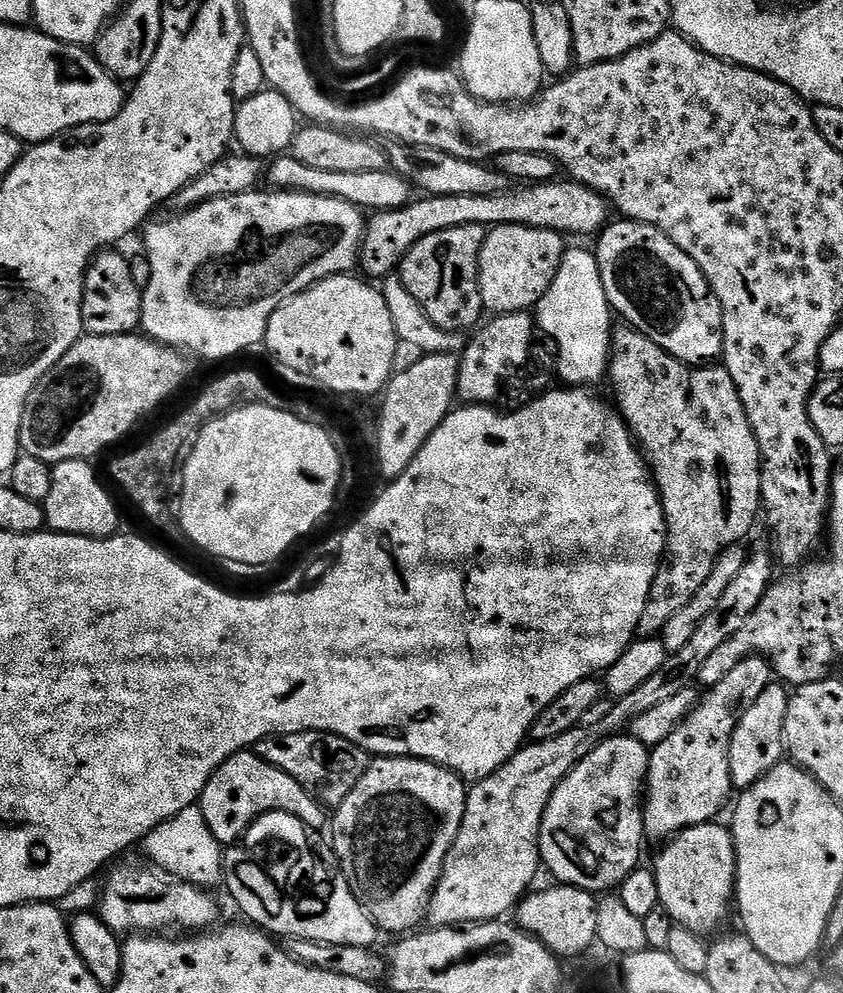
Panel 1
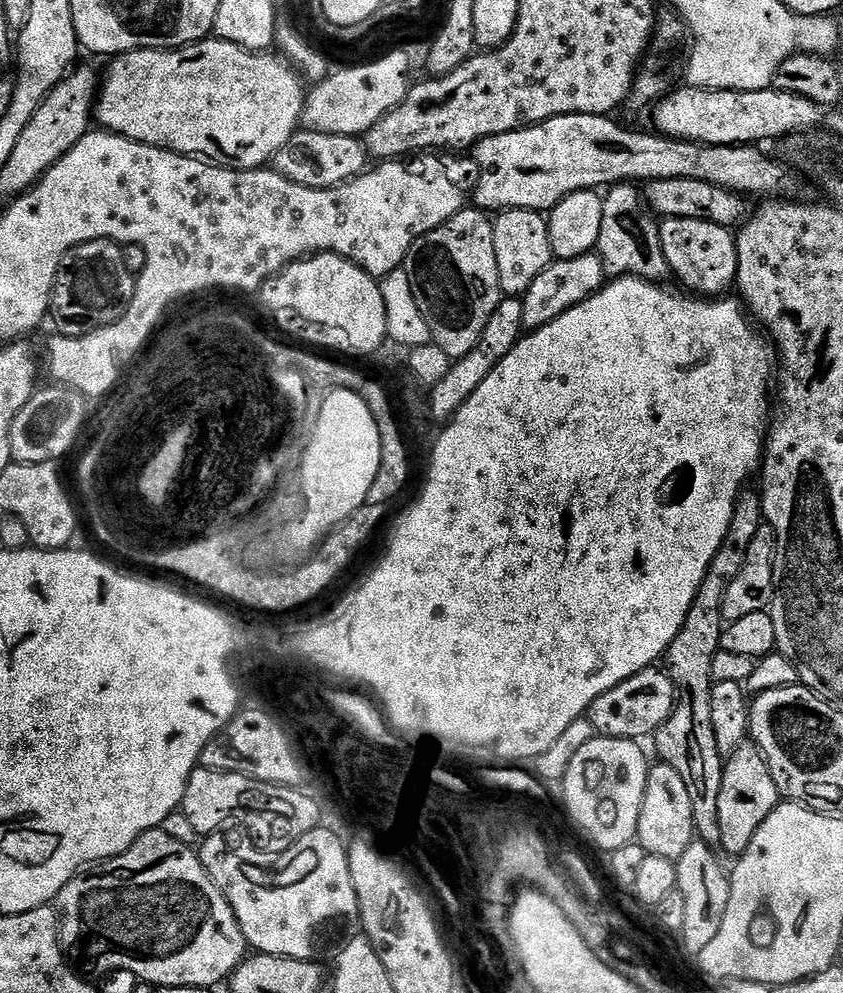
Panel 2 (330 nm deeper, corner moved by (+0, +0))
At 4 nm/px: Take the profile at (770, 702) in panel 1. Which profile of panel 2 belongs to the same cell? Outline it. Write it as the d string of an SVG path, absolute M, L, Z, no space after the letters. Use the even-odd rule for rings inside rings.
M741 744L738 750L734 750L731 756L723 761L723 766L722 790L718 793L719 847L725 848L732 858L739 858L746 846L750 846L750 838L758 834L758 826L762 826L762 822L770 818L782 797L778 786L774 786L774 778L770 774L766 758L755 744Z

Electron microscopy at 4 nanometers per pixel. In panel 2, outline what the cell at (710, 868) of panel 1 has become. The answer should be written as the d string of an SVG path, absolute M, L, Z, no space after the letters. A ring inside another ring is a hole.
M663 762L653 763L646 778L642 814L638 814L636 840L647 855L677 861L682 854L686 854L686 846L692 844L695 836L694 810L690 807L690 793L686 791L686 782L682 782L682 777L678 770L674 770L674 766Z

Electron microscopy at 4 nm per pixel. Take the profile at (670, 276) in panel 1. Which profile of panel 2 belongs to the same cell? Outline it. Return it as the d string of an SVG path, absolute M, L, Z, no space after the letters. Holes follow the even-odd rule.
M694 218L665 219L660 224L660 241L662 250L666 254L671 275L677 276L685 284L689 293L700 298L720 298L725 295L727 288L731 289L736 282L738 270L738 250L736 249L736 237L731 231L714 222L695 220Z

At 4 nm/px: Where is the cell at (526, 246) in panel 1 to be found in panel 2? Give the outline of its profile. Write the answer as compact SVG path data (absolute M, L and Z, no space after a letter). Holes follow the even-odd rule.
M510 208L495 217L492 229L501 293L508 298L523 297L524 292L530 290L534 278L538 278L538 274L542 274L542 270L549 268L554 262L545 213L525 208Z

